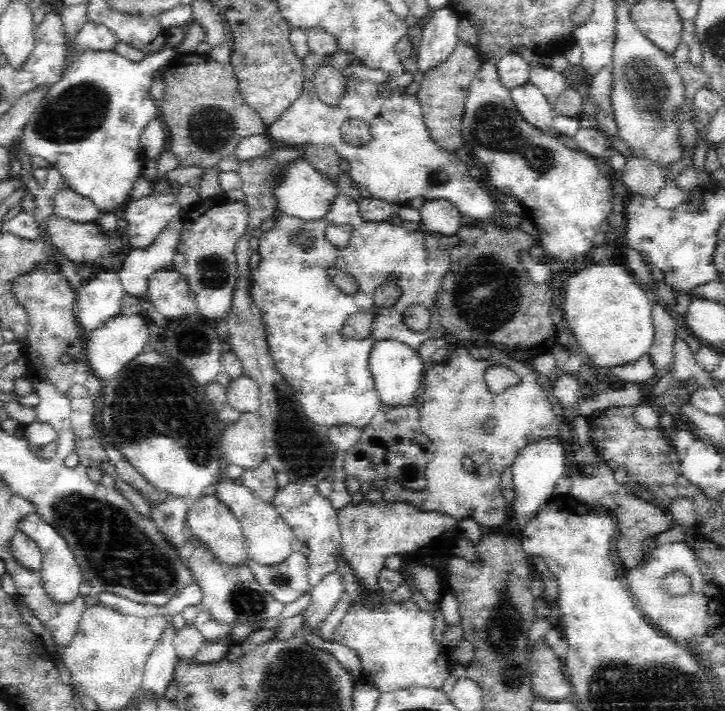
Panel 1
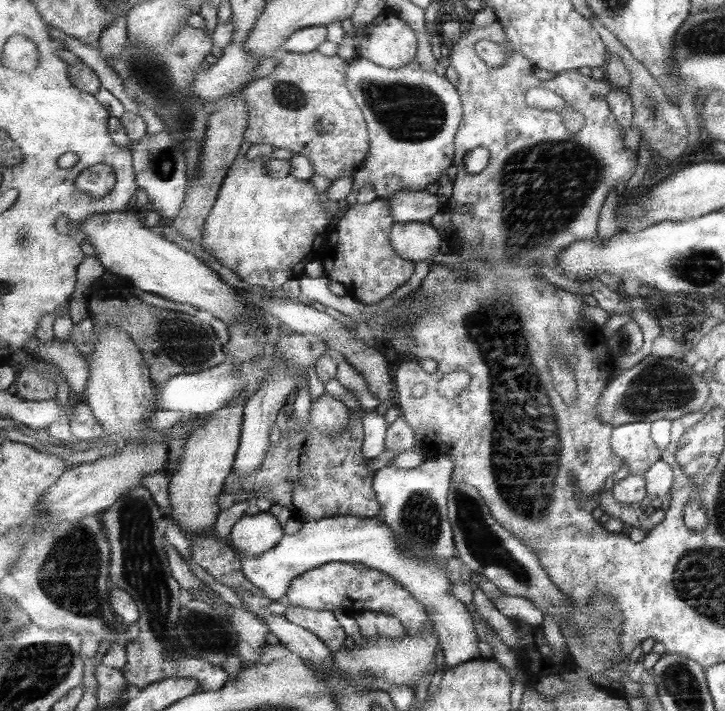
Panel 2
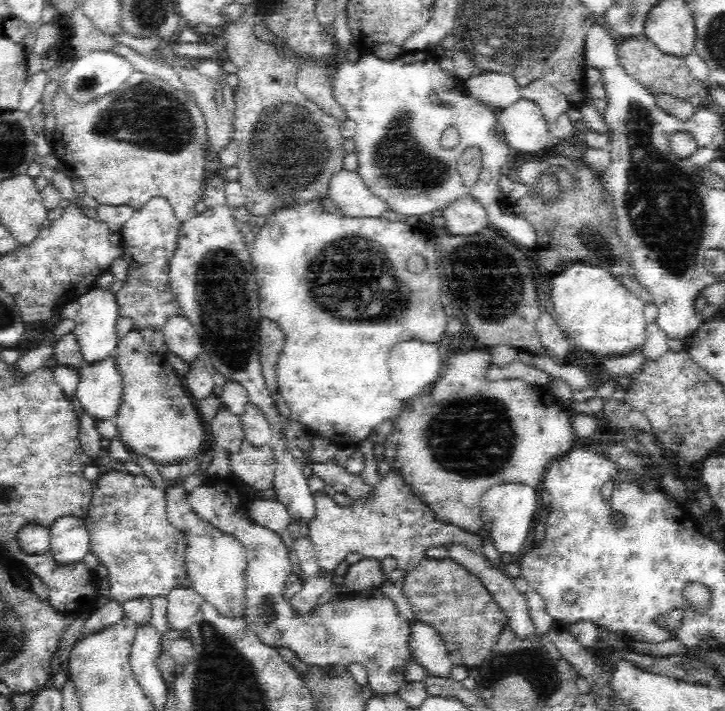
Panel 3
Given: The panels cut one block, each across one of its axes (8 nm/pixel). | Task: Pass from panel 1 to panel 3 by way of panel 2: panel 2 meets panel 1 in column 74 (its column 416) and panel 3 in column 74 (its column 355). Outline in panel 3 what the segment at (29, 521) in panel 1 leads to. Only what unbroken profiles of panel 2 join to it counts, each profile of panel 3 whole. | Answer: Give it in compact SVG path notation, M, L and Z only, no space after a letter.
M64 516L50 526L50 534L52 534L50 552L62 566L78 564L88 552L92 552L90 530L86 528L84 518Z

